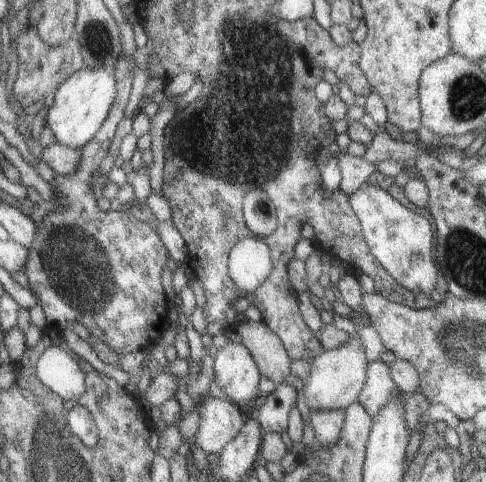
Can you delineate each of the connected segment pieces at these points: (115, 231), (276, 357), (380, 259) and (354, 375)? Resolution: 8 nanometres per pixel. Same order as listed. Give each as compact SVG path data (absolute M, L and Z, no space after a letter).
M121 53L114 64L115 100L103 120L101 128L93 134L80 149L79 164L71 174L55 175L49 185L54 194L50 201L57 205L55 210L43 215L36 224L35 234L29 244L28 254L22 266L30 291L37 296L47 322L68 326L76 321L84 325L91 333L98 336L117 355L129 354L149 348L167 338L163 331L165 293L159 282L159 276L165 262L167 249L153 231L150 224L142 222L123 211L99 210L97 200L91 191L91 176L98 171L101 160L107 154L107 148L113 138L117 122L123 116L123 108L127 102L130 88L133 63L127 62Z
M239 321L226 326L221 335L228 341L242 344L251 355L261 376L273 383L281 383L290 374L291 359L287 356L281 341L262 321Z
M365 181L348 195L348 203L361 228L361 236L381 268L405 290L430 296L437 282L433 225L423 215L402 206L385 190Z
M349 329L349 332L345 344L324 350L315 356L311 362L308 362L307 378L303 380L303 386L301 386L301 396L303 396L308 410L344 409L355 401L357 394L363 388L368 362L365 354L363 354L361 340L353 330Z

